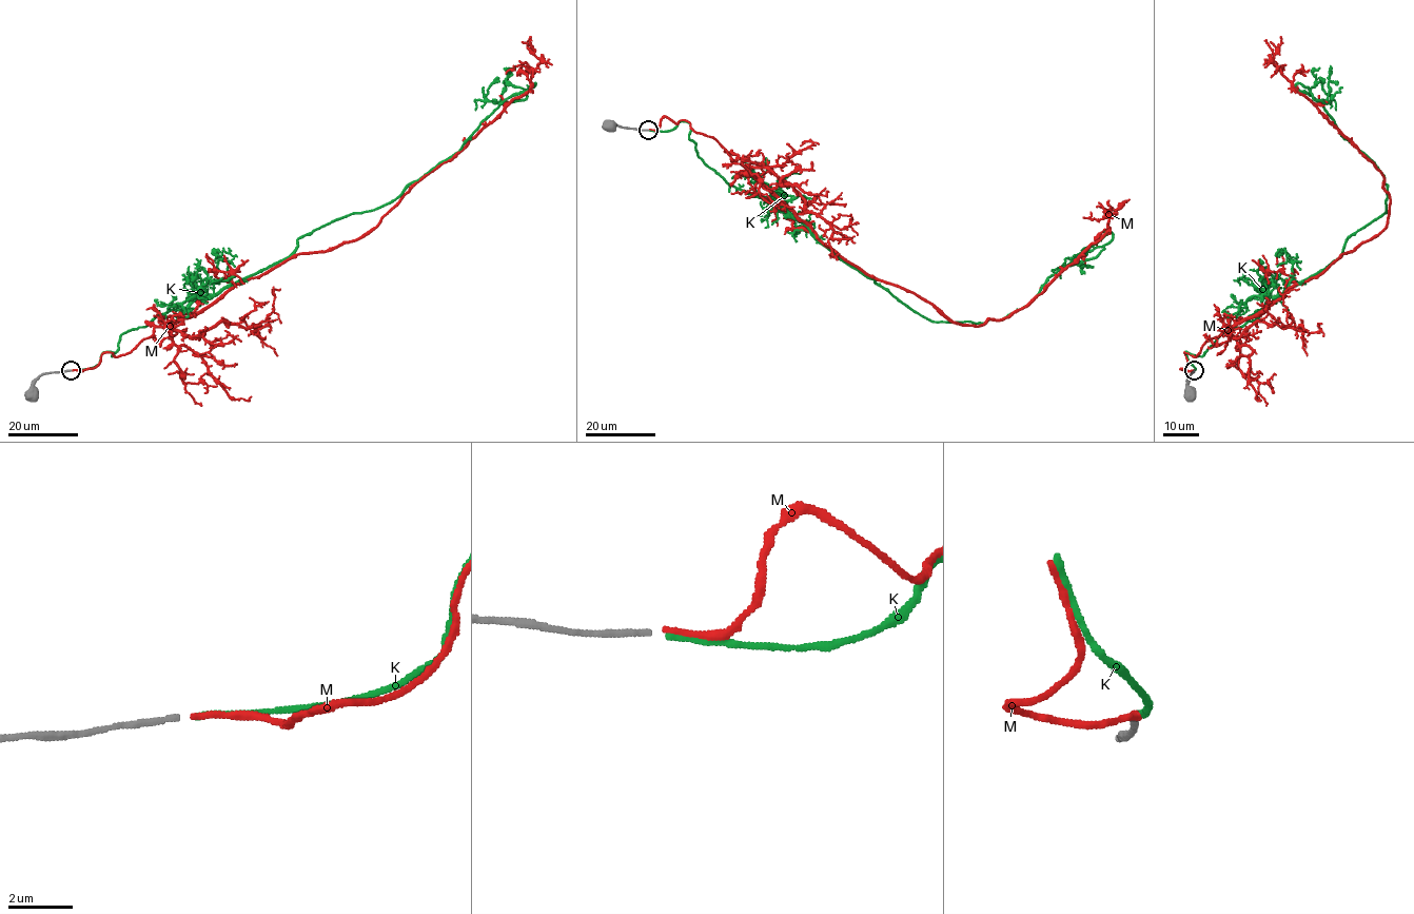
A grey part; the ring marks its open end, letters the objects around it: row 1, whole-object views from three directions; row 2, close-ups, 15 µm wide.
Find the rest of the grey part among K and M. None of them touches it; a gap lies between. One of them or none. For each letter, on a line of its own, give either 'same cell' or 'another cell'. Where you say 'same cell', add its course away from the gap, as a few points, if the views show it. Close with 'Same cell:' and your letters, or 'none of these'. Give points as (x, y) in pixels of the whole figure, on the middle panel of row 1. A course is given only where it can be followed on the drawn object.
K: same cell; course (650, 129), (687, 121), (727, 182), (786, 209), (935, 322), (1003, 318), (1113, 234), (1063, 266), (1076, 255)
M: another cell
Same cell: K

